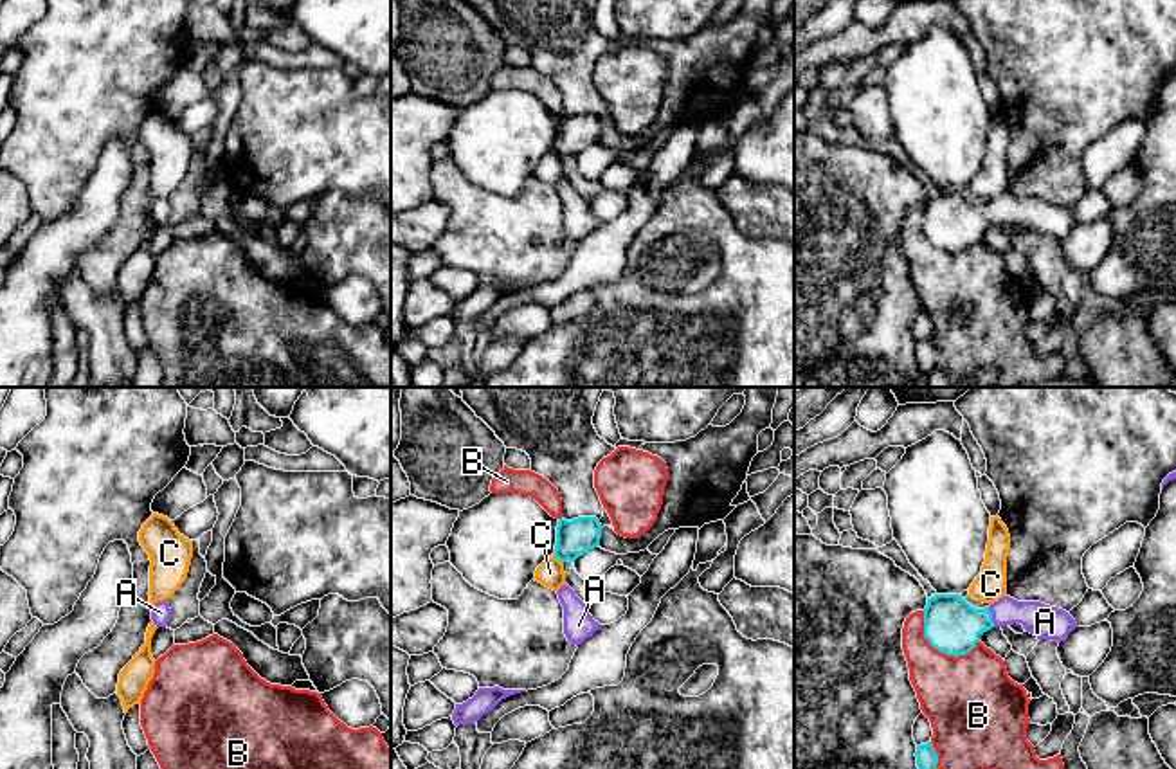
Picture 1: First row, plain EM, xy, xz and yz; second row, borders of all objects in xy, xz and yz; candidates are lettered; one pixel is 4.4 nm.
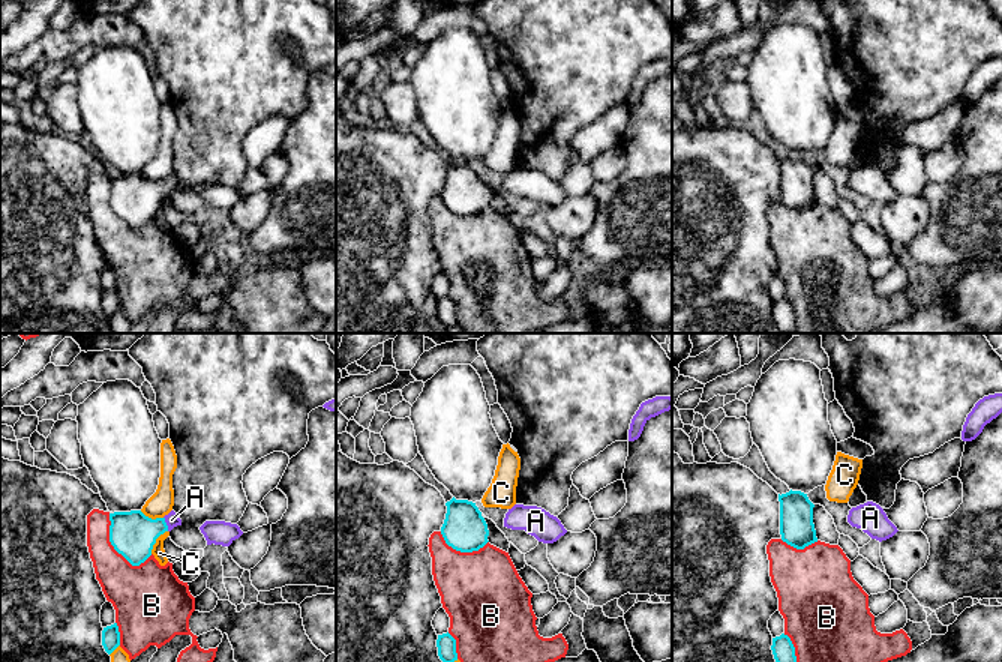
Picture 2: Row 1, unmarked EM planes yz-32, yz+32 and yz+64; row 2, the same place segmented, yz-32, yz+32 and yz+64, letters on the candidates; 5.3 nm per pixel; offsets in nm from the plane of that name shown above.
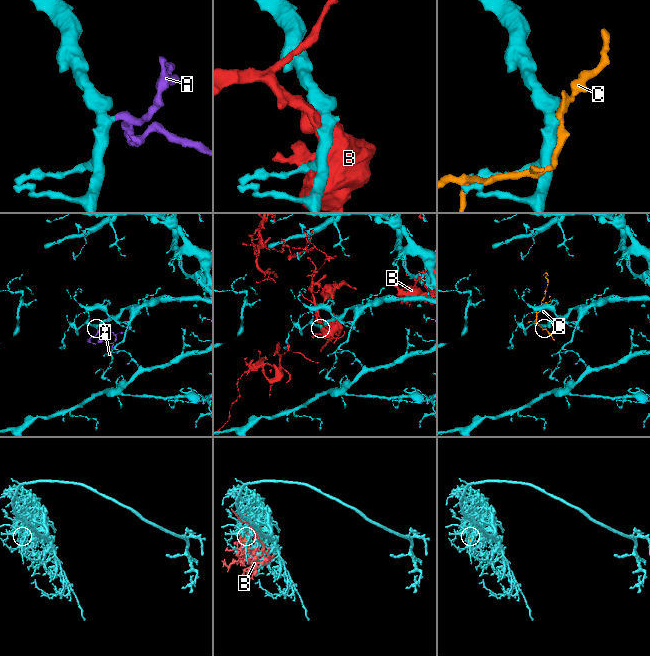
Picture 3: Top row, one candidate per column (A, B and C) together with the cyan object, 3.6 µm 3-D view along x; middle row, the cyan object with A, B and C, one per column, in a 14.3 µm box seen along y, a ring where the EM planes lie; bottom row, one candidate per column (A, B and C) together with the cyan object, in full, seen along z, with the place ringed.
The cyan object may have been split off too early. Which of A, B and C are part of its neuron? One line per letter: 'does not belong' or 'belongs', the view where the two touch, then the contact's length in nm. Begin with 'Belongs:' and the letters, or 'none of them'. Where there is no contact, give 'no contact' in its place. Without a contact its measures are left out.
Belongs: A
A: belongs | yz | 100 nm
B: does not belong | yz | 300 nm
C: does not belong | xz | 70 nm

